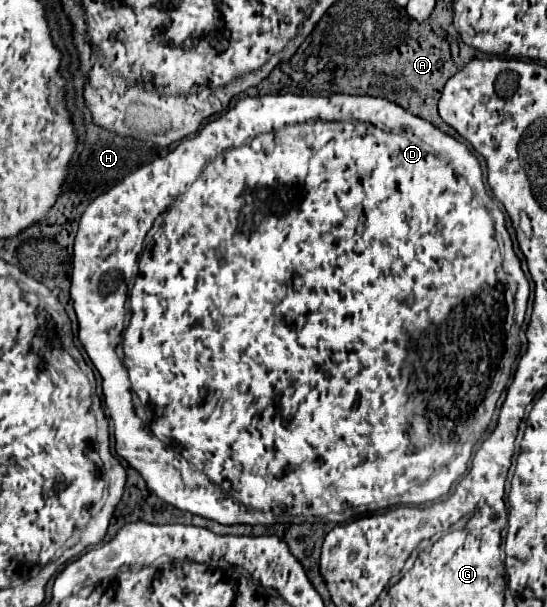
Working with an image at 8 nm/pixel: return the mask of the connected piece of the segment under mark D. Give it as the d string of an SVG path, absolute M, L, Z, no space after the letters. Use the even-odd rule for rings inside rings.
M267 94L267 96L241 98L241 100L237 100L237 104L229 112L225 112L223 116L207 122L203 126L203 130L199 130L193 138L187 138L185 142L181 142L173 152L169 152L167 156L157 158L155 162L139 168L131 176L127 176L121 184L117 184L109 192L103 192L101 196L97 196L87 206L87 210L83 212L81 220L79 220L79 230L77 230L73 248L75 250L73 250L73 274L71 274L71 300L73 300L73 308L77 312L79 340L81 340L83 348L85 348L87 356L91 358L93 366L97 368L97 372L103 378L103 396L105 396L105 404L107 404L109 416L113 420L113 436L115 436L115 450L117 450L117 454L121 458L125 458L143 476L143 480L147 482L149 490L153 490L163 502L167 502L167 504L171 504L171 506L175 506L179 510L185 510L185 512L191 512L191 514L215 520L215 522L223 525L245 523L249 523L252 526L258 524L272 525L277 520L275 514L279 514L279 518L303 516L307 520L319 518L324 523L335 522L335 524L341 524L341 522L347 522L347 520L357 518L361 514L385 508L385 500L391 500L391 498L397 498L397 502L401 500L401 504L423 504L423 502L433 502L433 500L437 500L441 496L447 496L449 490L451 490L451 486L455 484L455 480L467 470L467 462L471 458L473 444L487 430L487 426L491 422L491 416L495 412L495 404L497 404L501 392L507 388L507 384L511 380L513 362L517 358L517 346L521 348L519 330L521 330L525 308L527 308L527 300L529 300L529 284L527 284L527 280L523 276L520 259L517 258L517 254L513 250L511 236L509 236L509 232L505 228L505 216L497 208L497 204L489 198L489 194L485 190L483 172L479 160L469 152L469 148L465 144L457 142L449 134L445 134L439 128L435 128L431 122L427 122L427 120L423 120L419 116L413 116L411 112L403 110L401 106L397 106L397 104L393 104L393 102L385 100L385 98L349 96L349 94L331 94L331 96L325 96L325 98L323 96L297 96L297 94L283 94L283 96L277 96L277 94L271 96L271 94ZM371 122L385 124L385 126L375 126ZM251 186L255 186L255 214L257 214L253 218L251 218L251 214L245 214L245 212L251 210ZM125 300L127 300L127 308L131 312L129 324L127 324L127 328L123 332L123 354L127 358L125 366L127 366L129 374L125 372L123 360L121 360L121 356L117 352L117 346L121 344L121 334L119 332L123 330L123 318L126 316ZM133 392L139 398L143 398L143 402L145 402L145 398L151 398L151 402L147 402L145 410L147 410L147 420L149 420L149 428L153 430L153 434L151 434L151 430L147 430L147 426L145 426L147 422L143 422L143 406L139 406L139 402L137 402L137 398L135 398ZM207 478L211 478L211 482L215 482L215 484L209 486ZM227 494L231 498L235 498L235 502L239 502L243 506L243 510L241 510L241 506L229 506Z

